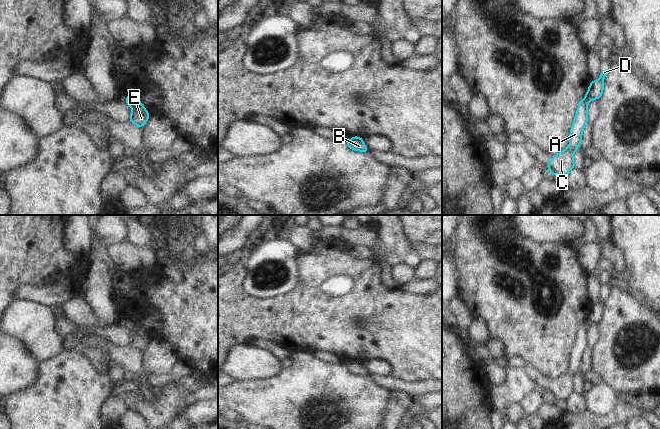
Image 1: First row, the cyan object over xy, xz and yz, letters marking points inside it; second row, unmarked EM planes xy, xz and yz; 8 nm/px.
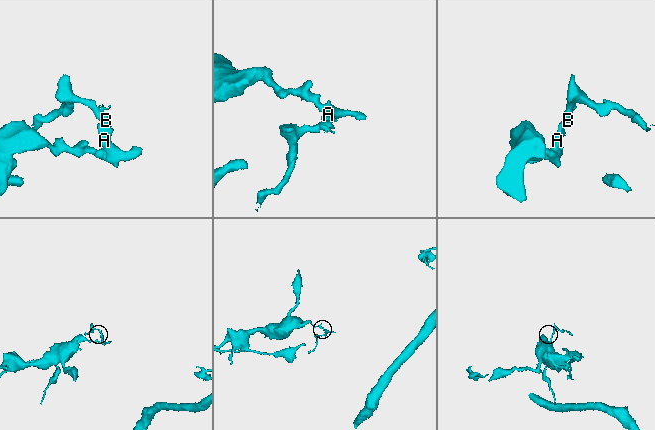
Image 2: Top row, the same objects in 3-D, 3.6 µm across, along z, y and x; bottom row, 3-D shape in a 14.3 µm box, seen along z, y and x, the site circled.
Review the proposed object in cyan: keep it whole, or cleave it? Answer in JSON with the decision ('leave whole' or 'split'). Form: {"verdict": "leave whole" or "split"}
{"verdict": "split"}

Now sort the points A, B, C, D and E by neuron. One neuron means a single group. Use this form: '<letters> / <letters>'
A C E / B D

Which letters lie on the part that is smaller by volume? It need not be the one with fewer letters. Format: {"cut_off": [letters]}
{"cut_off": ["B", "D"]}

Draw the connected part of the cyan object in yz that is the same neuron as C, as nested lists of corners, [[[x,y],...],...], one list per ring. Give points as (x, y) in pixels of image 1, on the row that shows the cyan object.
[[[586,95],[578,104],[574,122],[570,129],[569,142],[570,145],[563,151],[559,152],[551,158],[547,164],[550,174],[567,176],[571,169],[576,167],[573,159],[574,152],[580,148],[582,140],[582,132],[588,123],[587,107],[592,98]]]

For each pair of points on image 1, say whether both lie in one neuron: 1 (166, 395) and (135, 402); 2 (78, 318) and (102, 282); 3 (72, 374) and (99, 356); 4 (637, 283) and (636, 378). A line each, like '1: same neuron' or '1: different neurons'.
1: same neuron
2: different neurons
3: different neurons
4: different neurons

